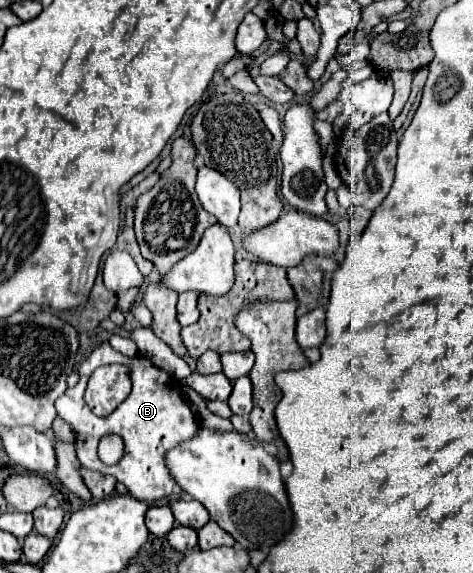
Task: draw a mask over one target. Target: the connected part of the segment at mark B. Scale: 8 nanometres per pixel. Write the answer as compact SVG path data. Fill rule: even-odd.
M107 342L101 344L99 348L95 348L91 352L91 356L85 362L81 362L79 374L81 374L79 384L73 388L67 388L67 392L55 402L55 408L57 408L57 414L65 422L69 422L75 430L75 448L77 448L77 458L79 458L81 466L101 472L101 474L115 476L119 482L123 482L127 486L127 490L133 498L145 500L147 504L151 504L153 500L159 500L163 496L169 496L173 492L175 480L165 464L165 454L169 452L169 448L175 448L177 444L193 438L195 432L199 432L197 418L181 396L181 384L173 376L169 376L165 370L151 364L151 360L147 360L145 356L127 358L121 352L113 350ZM101 364L127 366L129 378L133 384L133 390L127 396L127 400L111 416L105 416L105 418L91 414L91 408L85 404L84 400L85 386L91 376L91 368L97 368ZM105 434L121 436L123 444L125 444L123 458L115 466L103 464L97 456L99 440Z

